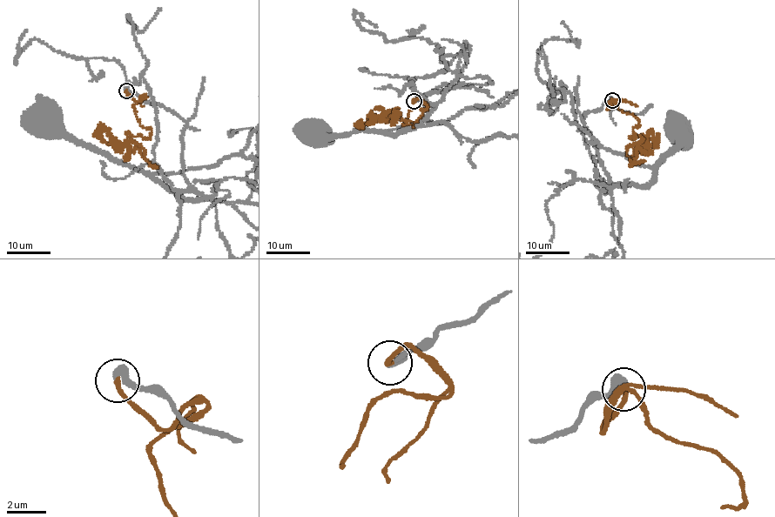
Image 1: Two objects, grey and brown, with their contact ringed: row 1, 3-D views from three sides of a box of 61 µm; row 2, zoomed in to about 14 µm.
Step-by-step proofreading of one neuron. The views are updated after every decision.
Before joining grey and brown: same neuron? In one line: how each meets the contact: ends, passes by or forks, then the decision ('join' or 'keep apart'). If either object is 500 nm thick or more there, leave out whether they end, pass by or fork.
grey ends; brown ends; join

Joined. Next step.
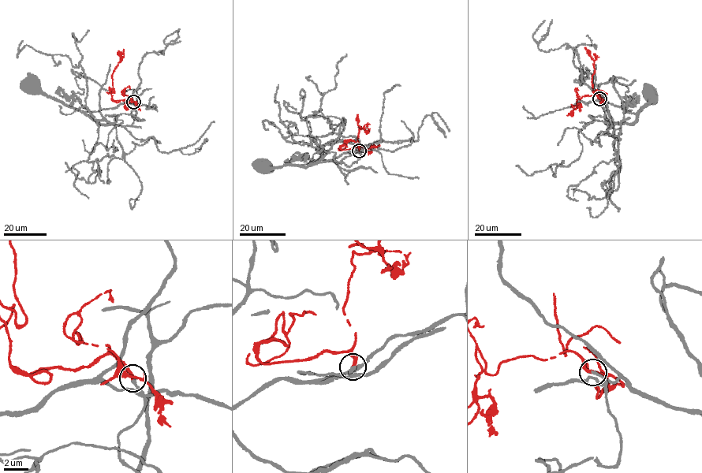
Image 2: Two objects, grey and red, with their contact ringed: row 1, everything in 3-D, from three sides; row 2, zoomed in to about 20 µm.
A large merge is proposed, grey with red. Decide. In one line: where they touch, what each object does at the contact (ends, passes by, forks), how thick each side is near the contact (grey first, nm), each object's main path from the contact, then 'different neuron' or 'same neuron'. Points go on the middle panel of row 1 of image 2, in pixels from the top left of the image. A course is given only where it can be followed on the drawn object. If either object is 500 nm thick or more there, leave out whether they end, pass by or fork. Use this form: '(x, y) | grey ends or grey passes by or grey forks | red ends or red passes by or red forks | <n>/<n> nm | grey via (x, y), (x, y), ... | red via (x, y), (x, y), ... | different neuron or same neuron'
(359, 150) | grey ends | red ends | 220/280 nm | grey via (359, 150), (343, 152), (332, 160), (287, 165), (271, 169), (263, 162), (261, 164) | red via (359, 150), (358, 147), (341, 150), (341, 146), (349, 139), (365, 148), (371, 147) | same neuron

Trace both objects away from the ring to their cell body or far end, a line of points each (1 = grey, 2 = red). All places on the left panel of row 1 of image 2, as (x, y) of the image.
1: (133, 102), (97, 111), (82, 112), (42, 94), (27, 83)
2: (133, 102), (129, 98), (112, 99), (109, 88), (114, 91), (112, 77), (124, 56), (117, 52)

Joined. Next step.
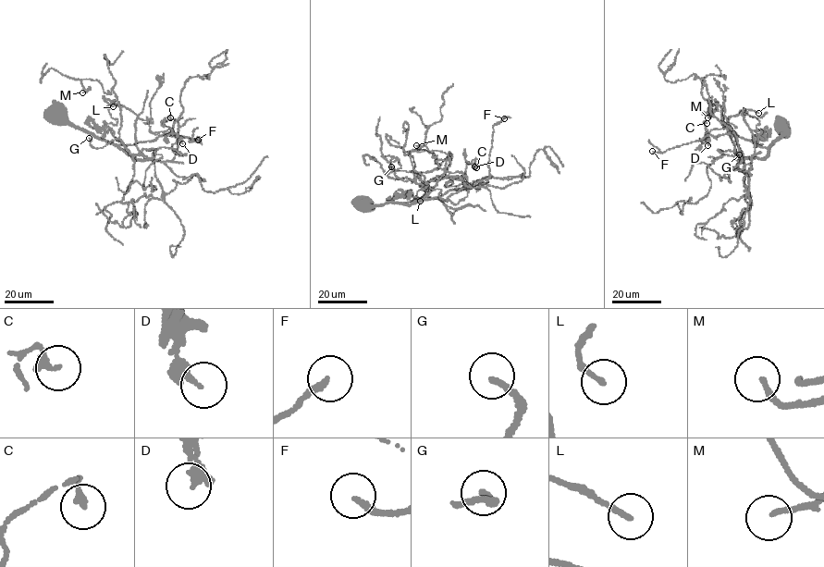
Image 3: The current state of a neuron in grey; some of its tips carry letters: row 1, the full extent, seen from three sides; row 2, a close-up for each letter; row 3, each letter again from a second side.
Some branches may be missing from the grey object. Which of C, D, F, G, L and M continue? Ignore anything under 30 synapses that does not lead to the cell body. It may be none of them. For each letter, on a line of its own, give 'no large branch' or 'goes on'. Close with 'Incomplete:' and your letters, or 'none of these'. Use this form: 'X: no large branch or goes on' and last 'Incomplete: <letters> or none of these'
C: no large branch
D: no large branch
F: goes on
G: goes on
L: no large branch
M: goes on
Incomplete: F, G, M

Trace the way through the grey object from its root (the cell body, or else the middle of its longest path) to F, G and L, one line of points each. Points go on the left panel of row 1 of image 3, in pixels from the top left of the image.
F: (52, 113), (118, 144), (135, 144), (167, 134), (201, 140), (197, 136), (190, 141), (198, 140)
G: (52, 113), (118, 144), (175, 136), (187, 155), (89, 138)
L: (52, 113), (118, 144), (175, 136), (172, 149), (187, 155), (144, 156), (137, 116), (104, 99), (113, 106)

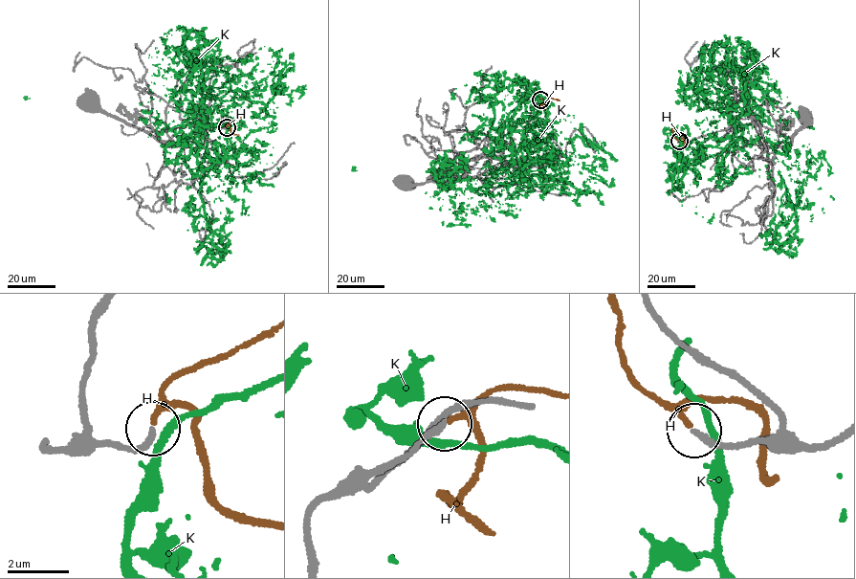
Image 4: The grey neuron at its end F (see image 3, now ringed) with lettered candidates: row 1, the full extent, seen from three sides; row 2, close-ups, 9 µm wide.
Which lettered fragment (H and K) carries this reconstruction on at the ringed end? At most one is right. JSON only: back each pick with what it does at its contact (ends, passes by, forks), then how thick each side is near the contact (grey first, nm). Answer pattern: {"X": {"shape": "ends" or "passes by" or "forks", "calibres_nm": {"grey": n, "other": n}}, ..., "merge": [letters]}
{"H": {"shape": "passes by", "calibres_nm": {"grey": 200, "other": 160}}, "merge": ["H"]}

